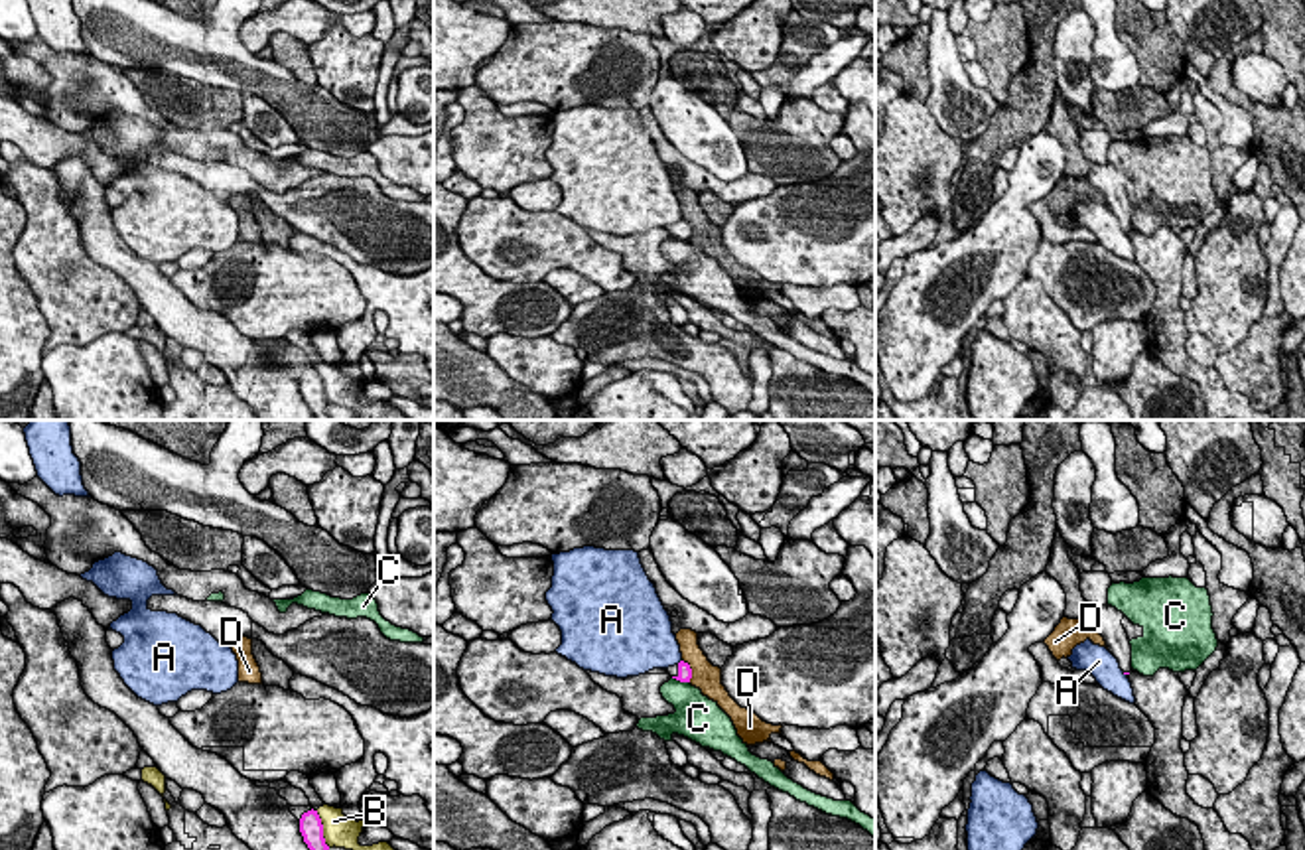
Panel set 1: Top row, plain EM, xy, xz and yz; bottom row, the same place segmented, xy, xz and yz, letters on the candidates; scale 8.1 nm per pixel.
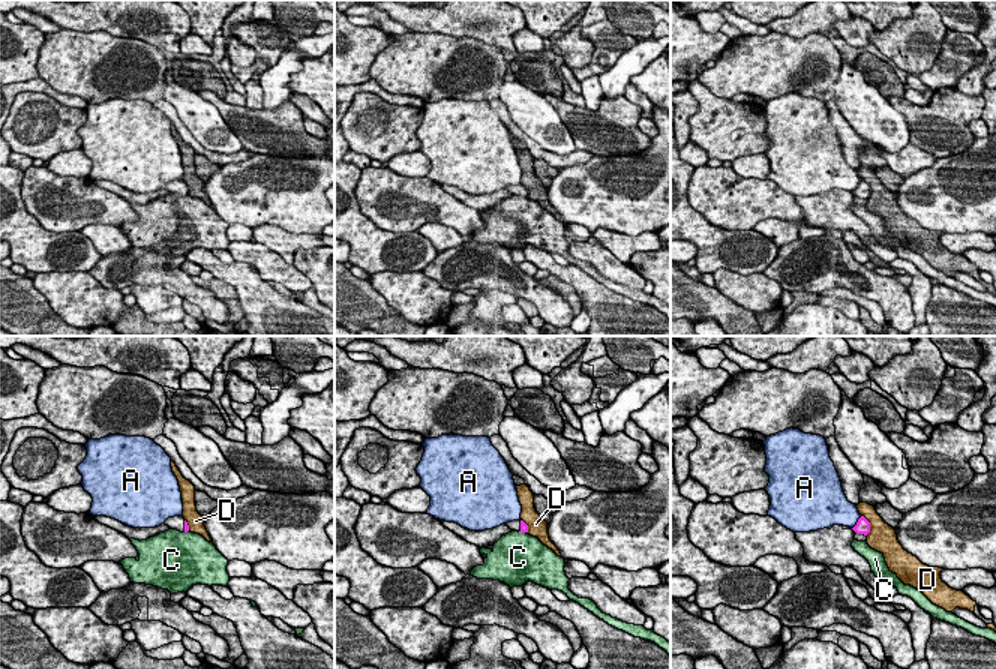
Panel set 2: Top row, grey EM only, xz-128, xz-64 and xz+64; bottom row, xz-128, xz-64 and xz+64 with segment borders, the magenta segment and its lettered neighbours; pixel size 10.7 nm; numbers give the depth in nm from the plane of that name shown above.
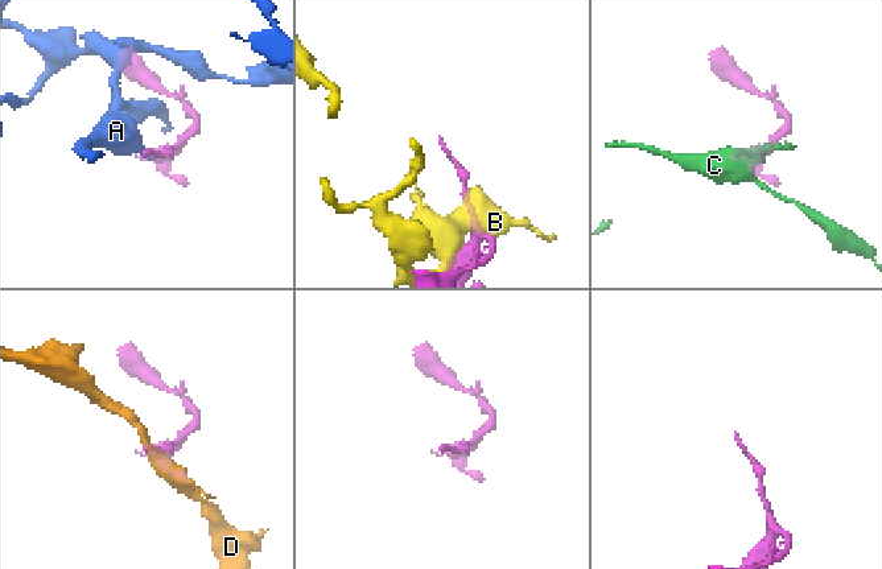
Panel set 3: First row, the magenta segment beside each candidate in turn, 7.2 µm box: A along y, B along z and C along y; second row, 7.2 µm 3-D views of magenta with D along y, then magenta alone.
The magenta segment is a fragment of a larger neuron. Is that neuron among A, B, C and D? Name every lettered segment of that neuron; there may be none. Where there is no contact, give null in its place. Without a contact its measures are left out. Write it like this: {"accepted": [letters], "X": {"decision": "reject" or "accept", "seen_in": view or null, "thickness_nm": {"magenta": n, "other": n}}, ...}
{"accepted": [], "A": {"decision": "reject", "seen_in": null}, "B": {"decision": "reject", "seen_in": "xy", "thickness_nm": {"magenta": 190, "other": 280}}, "C": {"decision": "reject", "seen_in": "xz", "thickness_nm": {"magenta": 130, "other": 280}}, "D": {"decision": "reject", "seen_in": "xz", "thickness_nm": {"magenta": 130, "other": 240}}}

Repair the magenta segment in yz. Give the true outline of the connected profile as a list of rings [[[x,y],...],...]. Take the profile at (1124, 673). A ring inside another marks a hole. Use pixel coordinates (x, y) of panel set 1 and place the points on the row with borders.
[[[1090,605],[1086,621],[1104,637],[1108,651],[1118,659],[1124,674],[1130,674],[1132,645],[1122,619],[1124,613],[1112,605]]]

